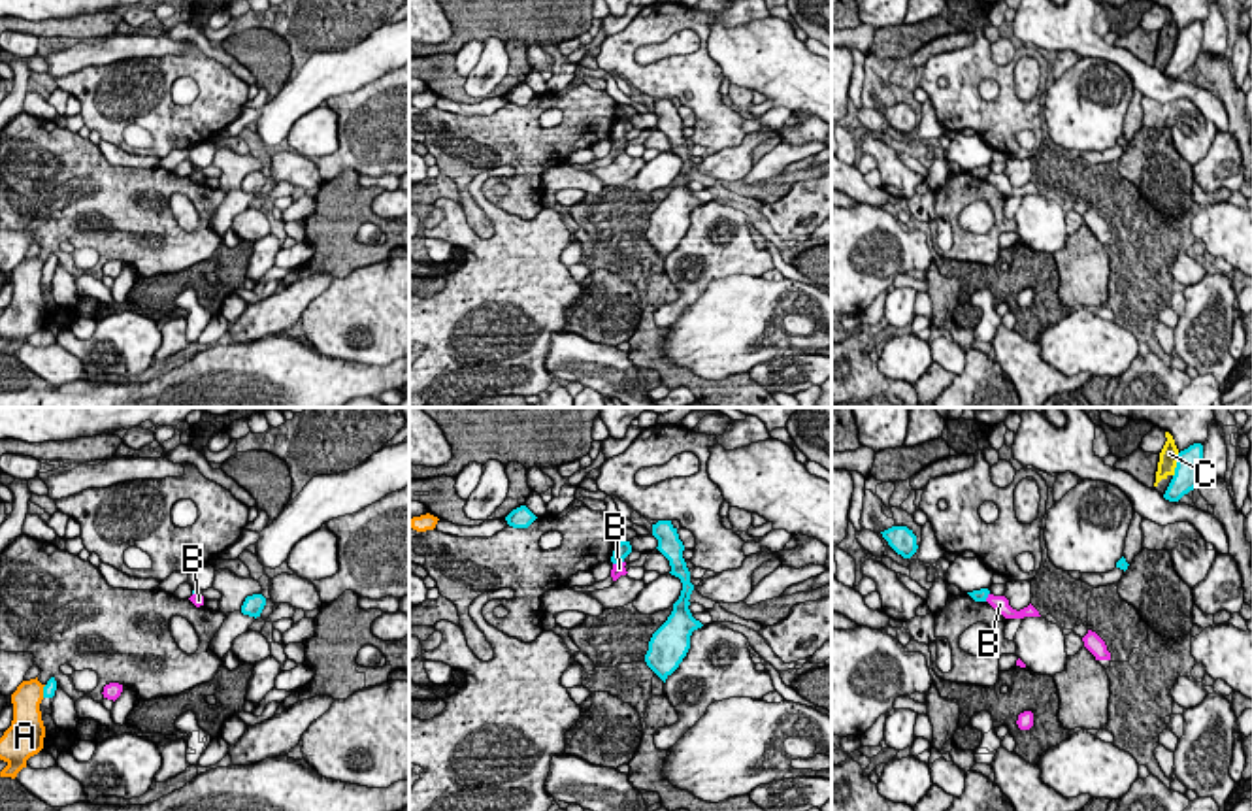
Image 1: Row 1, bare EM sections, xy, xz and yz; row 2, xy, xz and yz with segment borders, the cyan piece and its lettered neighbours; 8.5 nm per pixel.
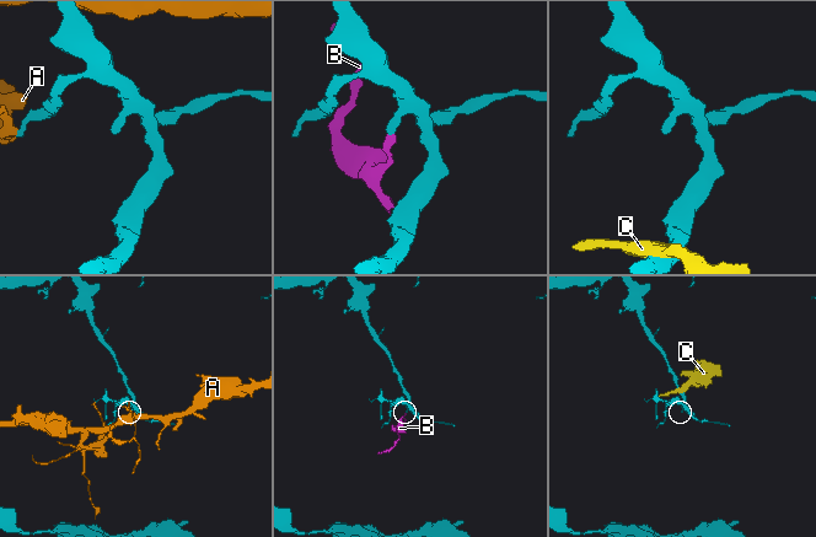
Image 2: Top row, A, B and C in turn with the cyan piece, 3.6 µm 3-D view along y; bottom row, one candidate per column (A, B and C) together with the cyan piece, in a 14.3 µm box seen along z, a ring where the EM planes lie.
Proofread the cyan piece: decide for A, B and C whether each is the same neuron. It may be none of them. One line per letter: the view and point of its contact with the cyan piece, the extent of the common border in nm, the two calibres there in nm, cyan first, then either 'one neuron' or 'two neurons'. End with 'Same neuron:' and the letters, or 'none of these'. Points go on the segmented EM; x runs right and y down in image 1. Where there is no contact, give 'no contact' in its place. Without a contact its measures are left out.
A: contact xy (44, 691); length 120 nm; calibres 100 and 240 nm; two neurons
B: contact xz (617, 562); length 100 nm; calibres 140 and 100 nm; two neurons
C: contact yz (1177, 464); length 220 nm; calibres 220 and 160 nm; two neurons
Same neuron: none of these

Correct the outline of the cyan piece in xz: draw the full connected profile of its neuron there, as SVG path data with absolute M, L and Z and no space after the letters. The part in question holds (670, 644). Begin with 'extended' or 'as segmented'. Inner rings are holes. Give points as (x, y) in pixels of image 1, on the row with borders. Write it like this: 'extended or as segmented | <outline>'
as segmented | M658 521L652 524L652 536L658 539L656 549L669 560L669 573L683 583L681 596L673 604L671 615L652 634L645 654L647 666L666 683L686 656L692 632L703 624L696 621L688 609L694 585L690 583L690 571L683 558L684 545L679 539L677 528L671 521Z

